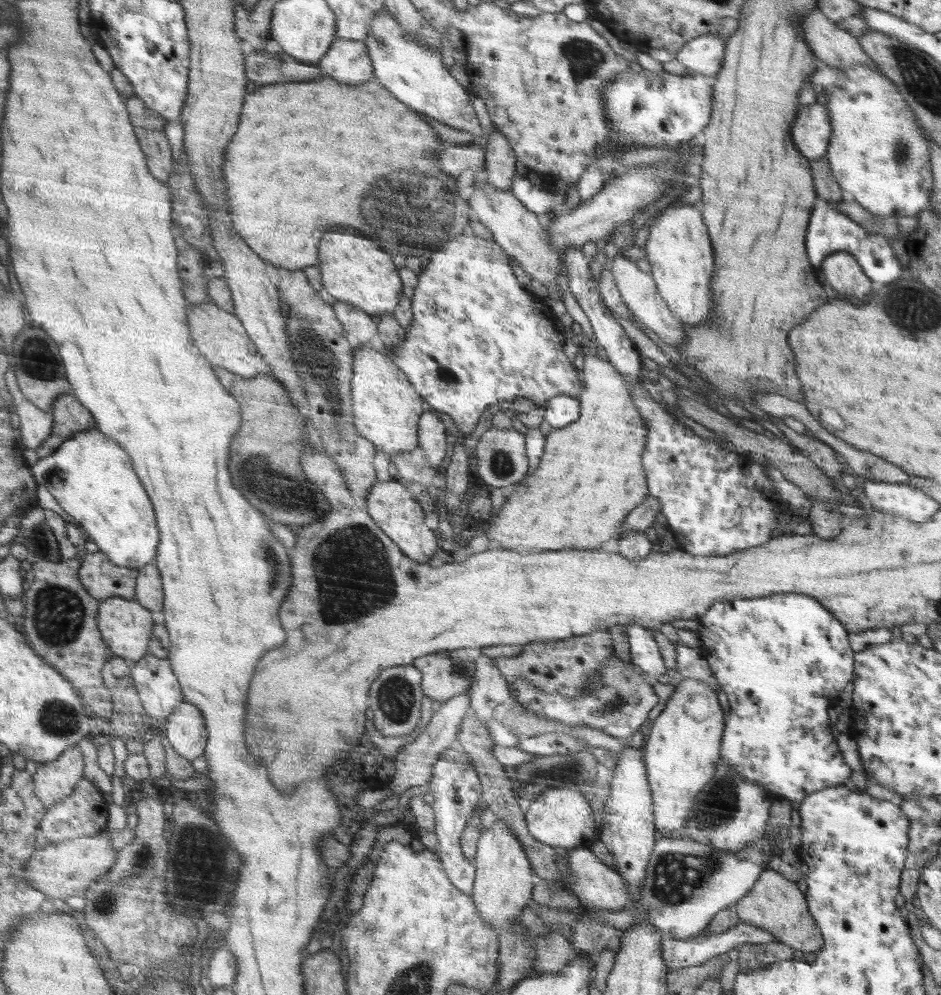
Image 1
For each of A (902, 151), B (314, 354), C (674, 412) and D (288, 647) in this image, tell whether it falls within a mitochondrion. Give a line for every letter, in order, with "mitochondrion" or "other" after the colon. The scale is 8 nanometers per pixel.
A: mitochondrion
B: mitochondrion
C: other
D: other

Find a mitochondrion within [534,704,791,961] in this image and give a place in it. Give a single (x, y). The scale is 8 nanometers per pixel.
(678, 876)

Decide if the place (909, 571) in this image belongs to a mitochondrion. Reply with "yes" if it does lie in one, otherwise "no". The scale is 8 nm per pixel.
no

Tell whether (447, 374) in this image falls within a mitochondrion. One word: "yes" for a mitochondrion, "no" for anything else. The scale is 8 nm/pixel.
yes

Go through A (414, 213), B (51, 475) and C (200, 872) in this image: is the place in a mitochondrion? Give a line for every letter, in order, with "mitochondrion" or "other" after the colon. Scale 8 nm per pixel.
A: mitochondrion
B: other
C: mitochondrion

